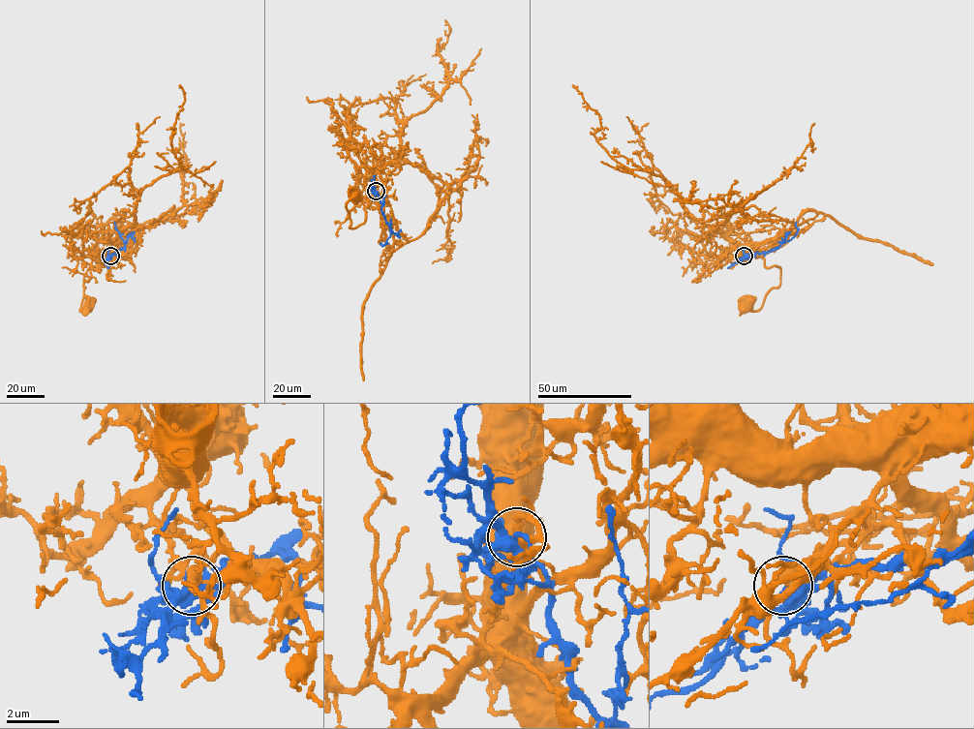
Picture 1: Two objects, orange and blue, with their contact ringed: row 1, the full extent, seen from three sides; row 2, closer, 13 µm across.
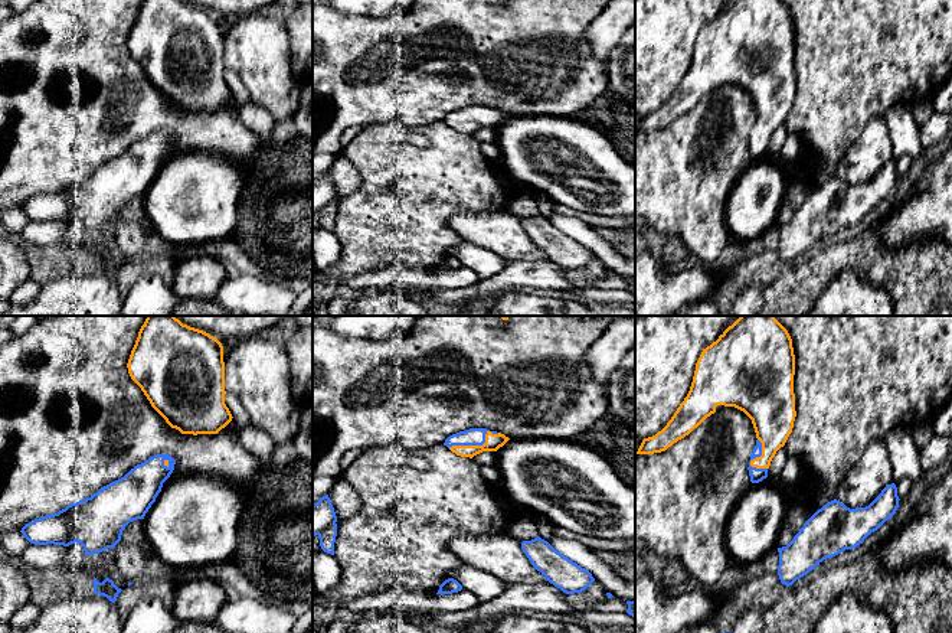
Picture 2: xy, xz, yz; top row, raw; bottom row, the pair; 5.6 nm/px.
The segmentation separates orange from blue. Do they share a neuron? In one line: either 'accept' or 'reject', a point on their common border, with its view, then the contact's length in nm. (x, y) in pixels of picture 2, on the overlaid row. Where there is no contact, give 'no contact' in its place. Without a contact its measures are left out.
reject; contact xz (476, 446); length 300 nm

